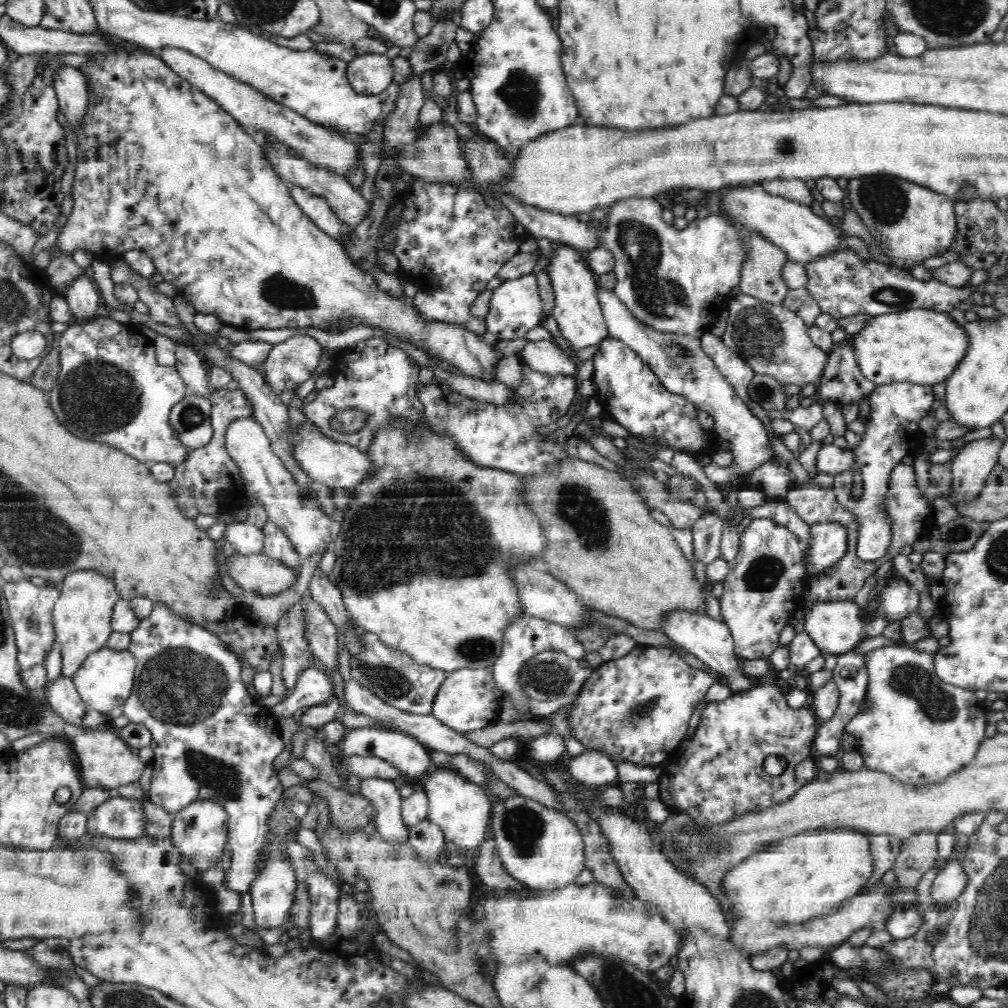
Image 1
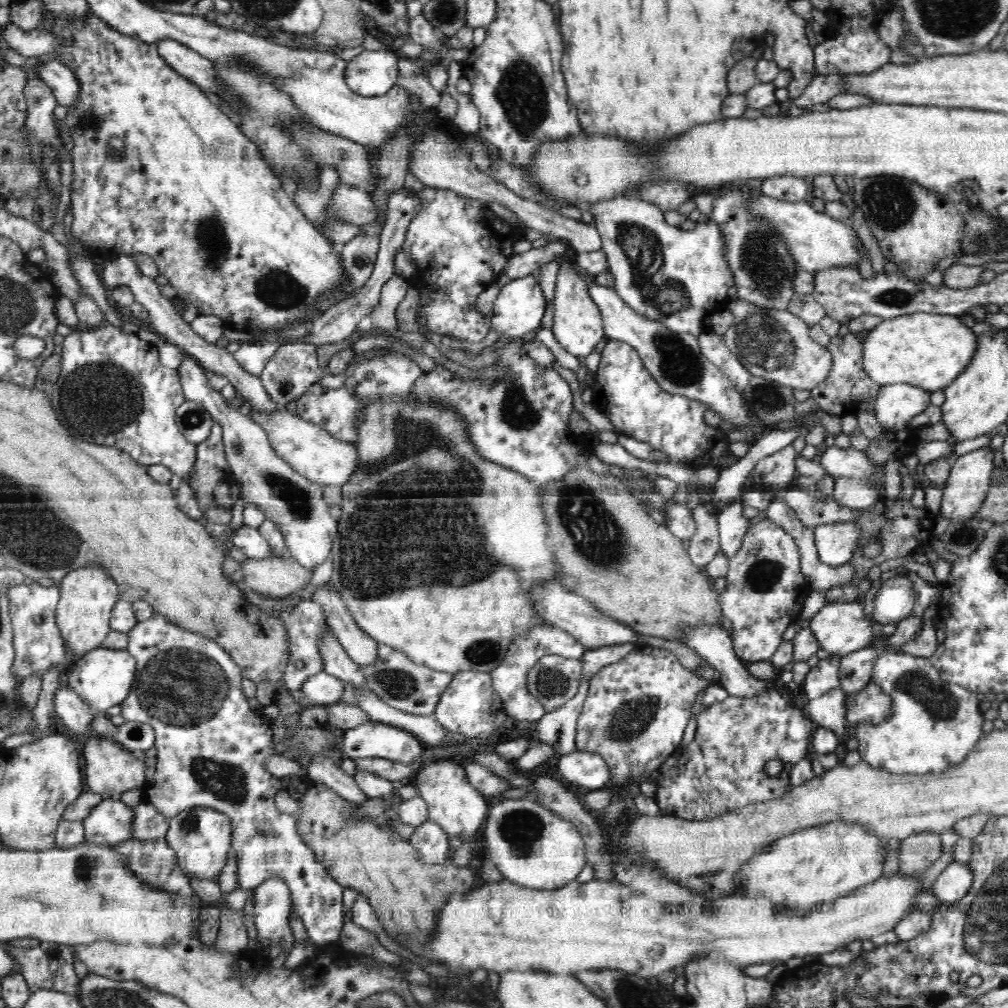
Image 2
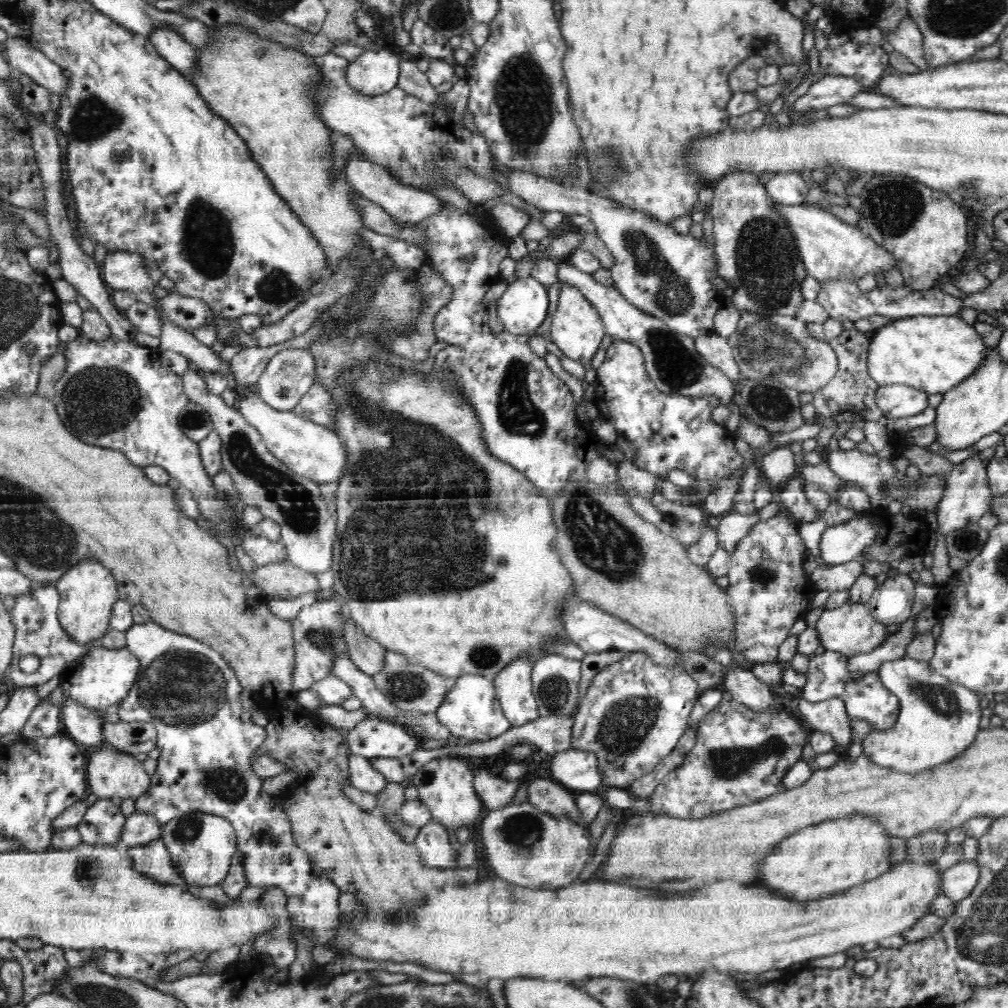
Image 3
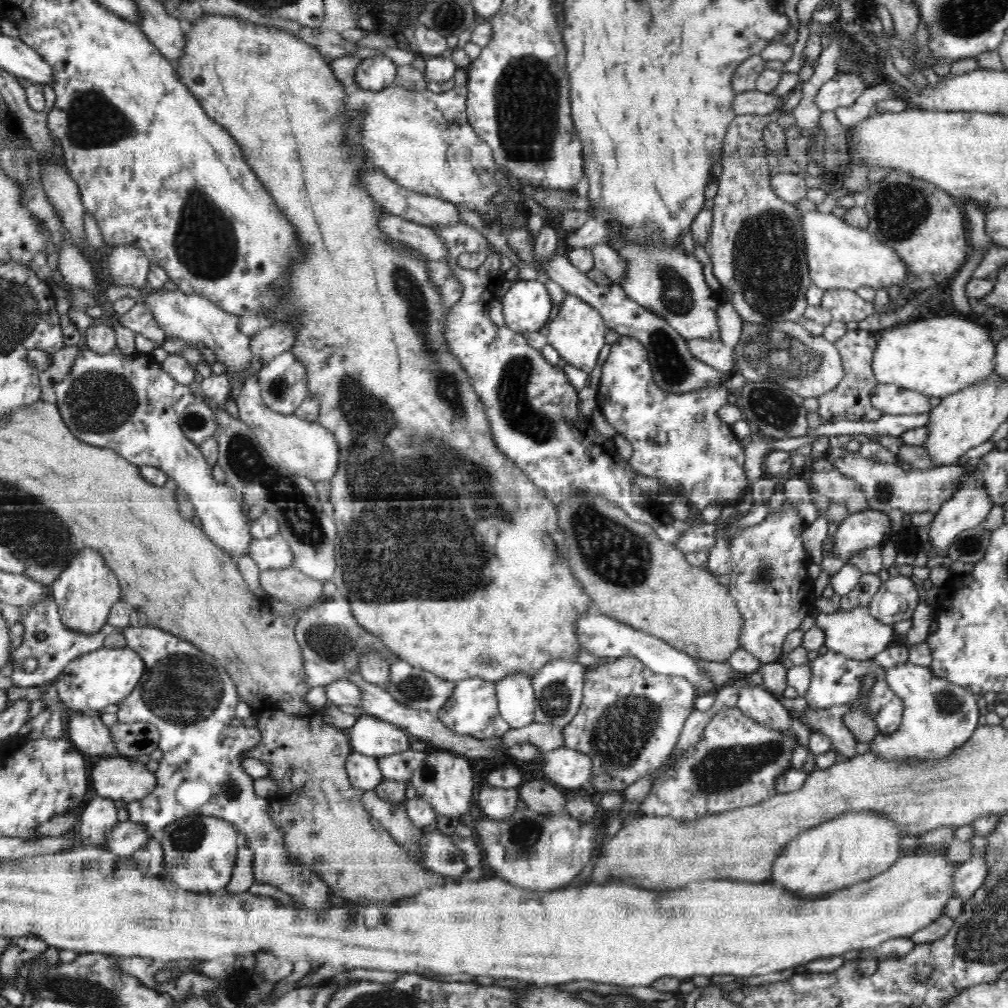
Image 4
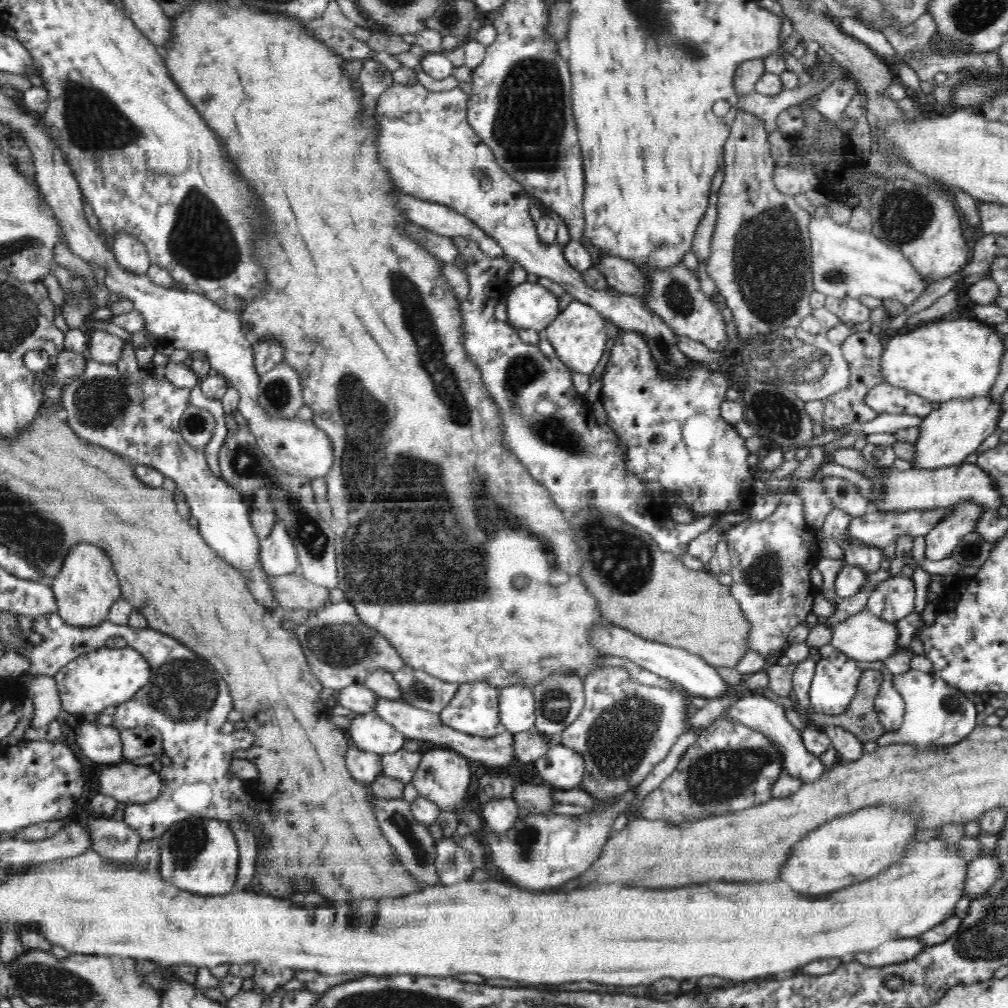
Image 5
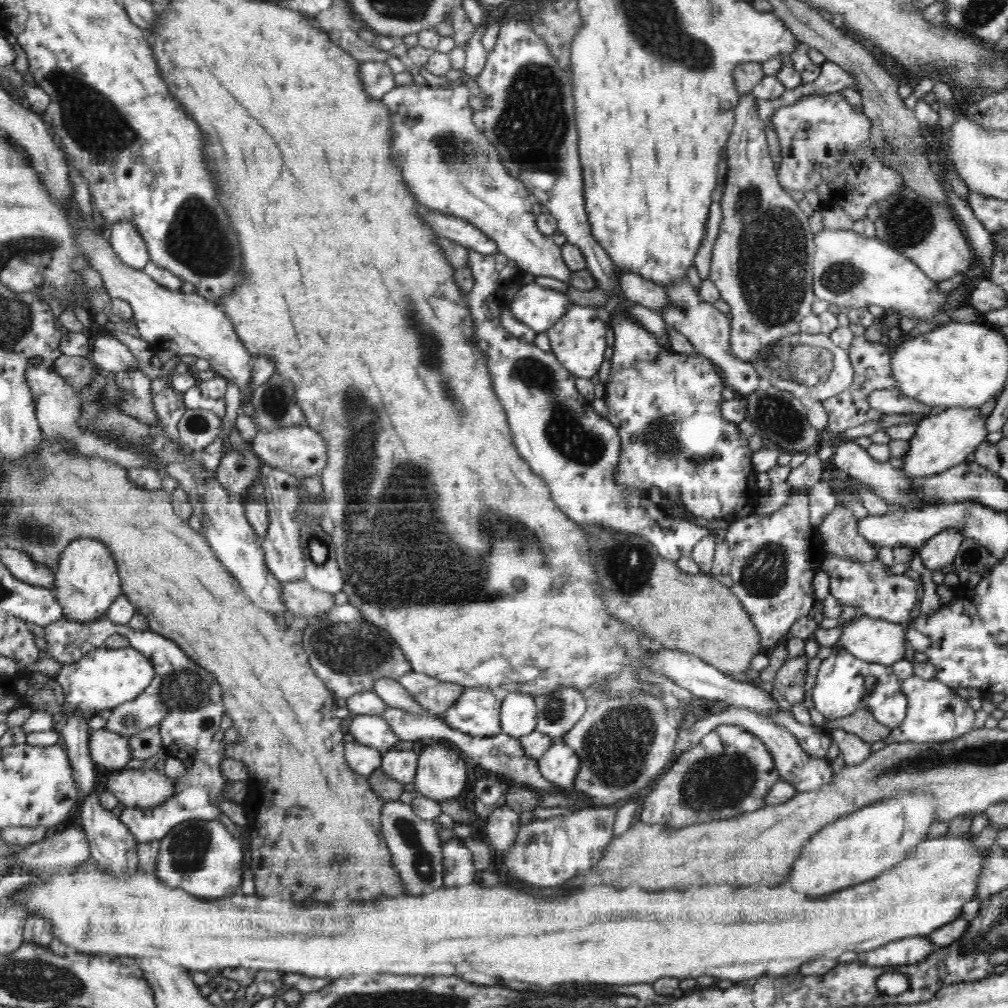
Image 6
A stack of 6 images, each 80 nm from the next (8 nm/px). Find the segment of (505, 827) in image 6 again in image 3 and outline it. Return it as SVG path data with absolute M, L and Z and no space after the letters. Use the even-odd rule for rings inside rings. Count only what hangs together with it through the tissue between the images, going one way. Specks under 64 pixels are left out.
M480 767L474 772L474 788L488 812L513 804L522 783L523 780L502 780L500 776L493 776Z

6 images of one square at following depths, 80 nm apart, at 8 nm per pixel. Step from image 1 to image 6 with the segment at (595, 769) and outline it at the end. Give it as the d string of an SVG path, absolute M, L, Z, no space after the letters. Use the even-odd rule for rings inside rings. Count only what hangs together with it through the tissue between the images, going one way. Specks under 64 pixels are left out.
M554 740L552 746L537 758L538 768L544 778L560 788L569 788L580 768L576 751L562 740Z

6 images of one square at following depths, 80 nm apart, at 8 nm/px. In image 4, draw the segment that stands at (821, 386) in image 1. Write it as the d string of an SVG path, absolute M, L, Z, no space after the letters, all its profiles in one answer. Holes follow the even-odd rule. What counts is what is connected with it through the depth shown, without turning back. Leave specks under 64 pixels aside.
M850 330L840 338L835 346L842 357L844 379L840 385L826 394L818 397L818 416L823 422L838 422L840 420L867 420L875 421L883 412L872 406L869 399L870 391L879 384L871 371L871 358L874 357L877 344L875 333L862 330Z

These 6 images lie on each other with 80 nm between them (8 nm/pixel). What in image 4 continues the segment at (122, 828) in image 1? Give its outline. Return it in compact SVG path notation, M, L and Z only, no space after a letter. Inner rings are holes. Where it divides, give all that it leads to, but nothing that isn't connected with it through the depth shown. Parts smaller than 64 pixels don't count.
M91 795L83 806L81 825L77 828L84 845L100 845L120 824L118 809L108 798Z

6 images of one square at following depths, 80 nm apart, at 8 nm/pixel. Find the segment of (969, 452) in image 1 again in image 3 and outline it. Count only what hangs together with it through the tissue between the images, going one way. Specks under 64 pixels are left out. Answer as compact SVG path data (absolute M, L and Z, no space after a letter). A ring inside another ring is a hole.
M976 457L954 465L947 476L946 490L937 504L937 529L942 536L948 536L952 530L958 530L972 522L978 522L986 512L991 510L992 492L989 489L989 477L986 474L987 464Z

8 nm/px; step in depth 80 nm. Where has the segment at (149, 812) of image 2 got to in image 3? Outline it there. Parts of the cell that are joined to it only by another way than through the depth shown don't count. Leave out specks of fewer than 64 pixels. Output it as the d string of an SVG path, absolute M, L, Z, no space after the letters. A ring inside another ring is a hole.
M135 812L126 818L124 832L116 845L124 850L132 849L136 845L160 839L162 833L163 826L154 817L150 817L148 813Z

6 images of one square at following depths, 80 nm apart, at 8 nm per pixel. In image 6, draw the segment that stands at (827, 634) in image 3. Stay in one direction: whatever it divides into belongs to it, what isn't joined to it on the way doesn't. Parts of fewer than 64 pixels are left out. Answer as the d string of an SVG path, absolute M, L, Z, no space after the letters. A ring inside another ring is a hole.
M868 615L840 626L838 645L856 658L890 666L906 654L902 623L893 623Z

